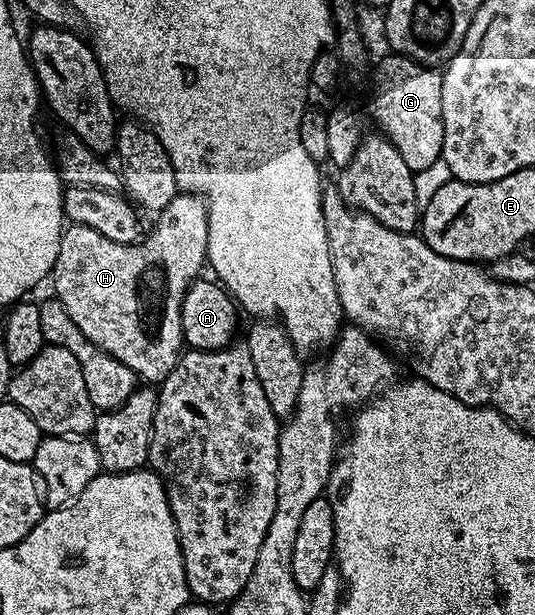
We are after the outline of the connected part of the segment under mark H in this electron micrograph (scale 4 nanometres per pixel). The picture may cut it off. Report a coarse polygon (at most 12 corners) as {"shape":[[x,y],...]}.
{"shape":[[180,191],[133,245],[68,224],[69,319],[136,378],[185,349],[207,202]]}

